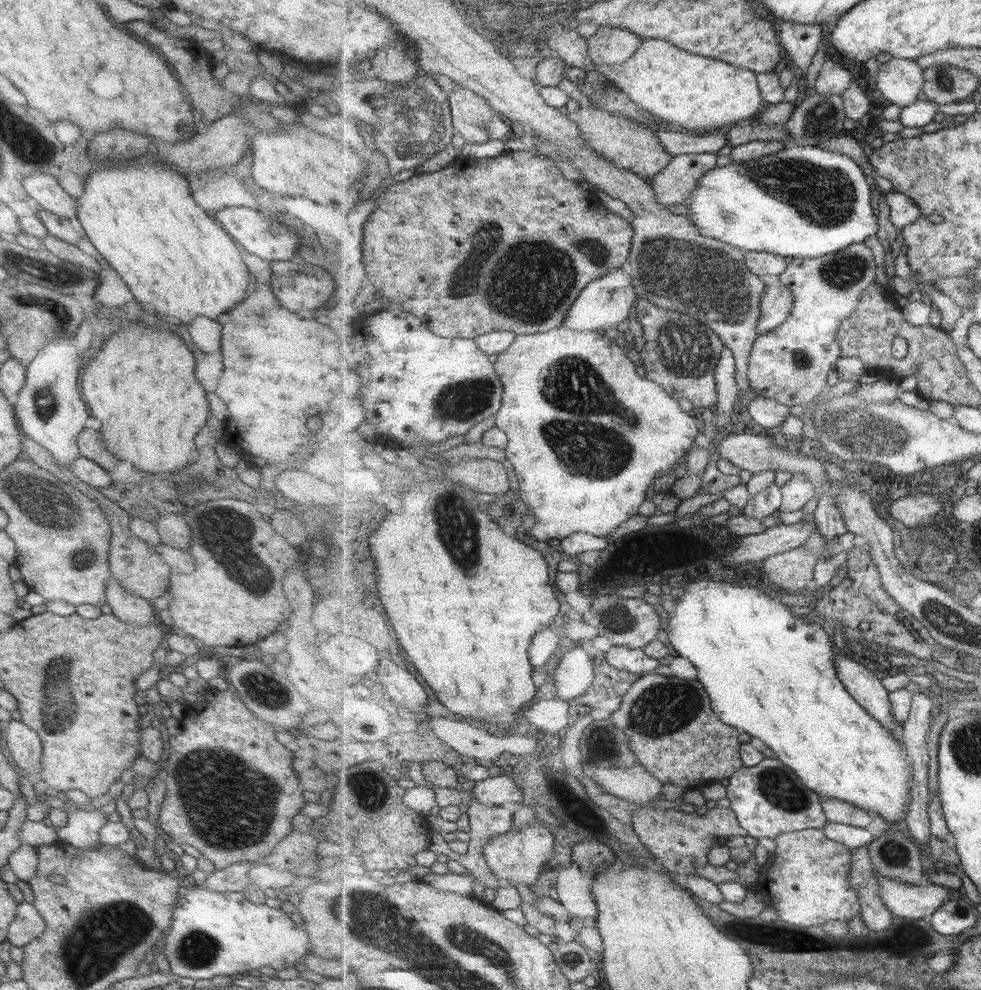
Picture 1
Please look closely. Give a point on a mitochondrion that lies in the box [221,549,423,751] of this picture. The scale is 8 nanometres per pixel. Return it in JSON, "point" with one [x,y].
{"point":[247,578]}

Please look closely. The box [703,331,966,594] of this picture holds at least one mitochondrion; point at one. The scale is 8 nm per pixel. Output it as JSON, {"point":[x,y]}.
{"point":[868,433]}

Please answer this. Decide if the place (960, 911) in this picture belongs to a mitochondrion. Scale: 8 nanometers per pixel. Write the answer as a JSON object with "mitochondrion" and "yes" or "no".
{"mitochondrion":"yes"}

